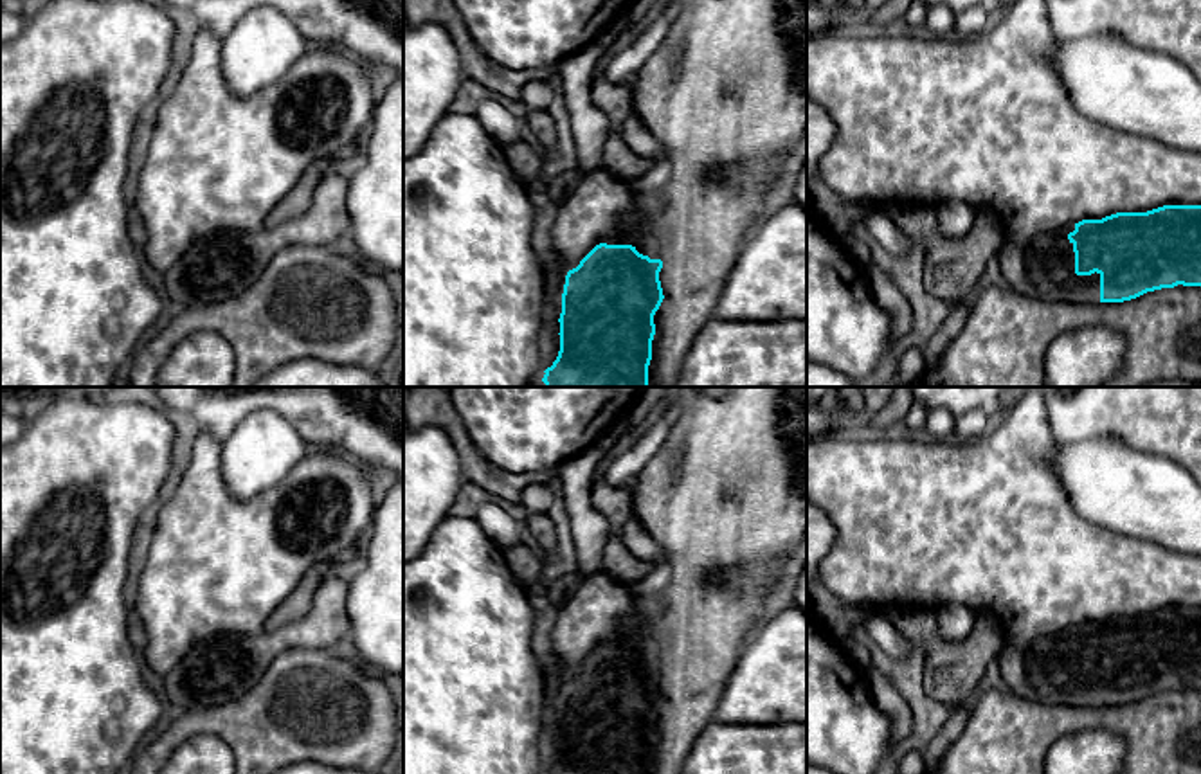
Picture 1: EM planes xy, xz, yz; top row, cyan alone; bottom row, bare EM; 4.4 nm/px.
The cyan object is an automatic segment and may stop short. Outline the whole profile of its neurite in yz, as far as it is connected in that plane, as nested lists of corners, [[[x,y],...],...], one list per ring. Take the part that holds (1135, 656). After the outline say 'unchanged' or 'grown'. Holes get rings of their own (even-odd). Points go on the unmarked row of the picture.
[[[1163,608],[1082,623],[1025,648],[1003,643],[998,662],[1005,688],[1046,704],[1124,706],[1178,688],[1201,689],[1201,608]]]; grown

